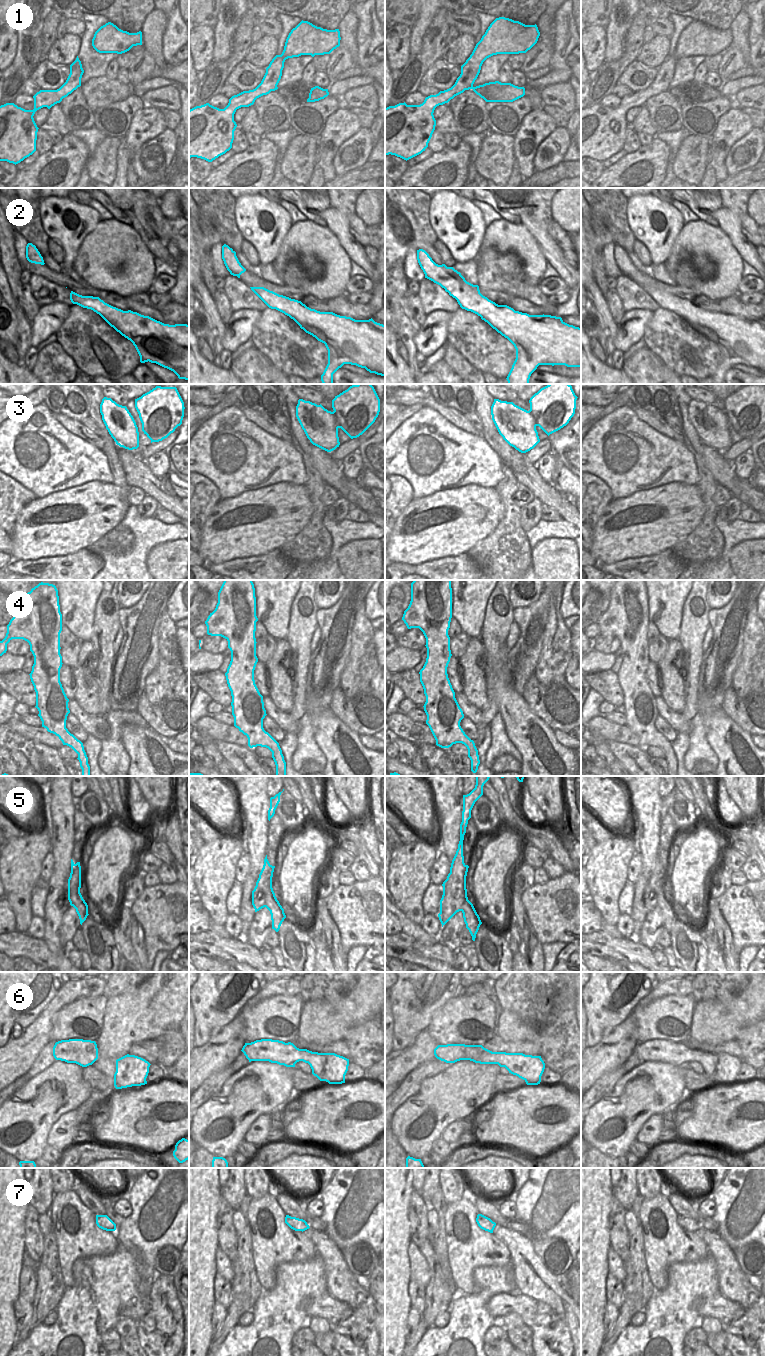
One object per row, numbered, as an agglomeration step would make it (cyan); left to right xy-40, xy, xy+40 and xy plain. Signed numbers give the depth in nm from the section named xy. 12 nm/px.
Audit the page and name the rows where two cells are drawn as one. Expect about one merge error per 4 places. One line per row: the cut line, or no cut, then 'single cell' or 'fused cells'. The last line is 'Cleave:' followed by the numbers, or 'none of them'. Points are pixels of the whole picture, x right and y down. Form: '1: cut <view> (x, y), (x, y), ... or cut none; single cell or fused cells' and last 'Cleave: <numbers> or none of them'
1: cut none; single cell
2: cut none; single cell
3: cut none; single cell
4: cut none; single cell
5: cut xy (271, 876), (263, 888), (265, 906); fused cells
6: cut none; single cell
7: cut none; single cell
Cleave: 5

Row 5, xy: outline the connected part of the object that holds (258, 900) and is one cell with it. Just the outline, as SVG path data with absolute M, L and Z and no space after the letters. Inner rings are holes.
M267 855L264 859L263 868L259 874L259 878L256 882L256 886L252 891L252 905L255 909L255 912L259 911L260 909L266 907L266 899L264 897L264 890L263 888L267 886L267 882L271 881L271 877L273 877L275 866L272 866L268 859Z

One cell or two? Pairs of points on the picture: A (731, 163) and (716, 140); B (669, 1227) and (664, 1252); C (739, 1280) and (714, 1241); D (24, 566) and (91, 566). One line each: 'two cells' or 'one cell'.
A: two cells
B: one cell
C: one cell
D: one cell

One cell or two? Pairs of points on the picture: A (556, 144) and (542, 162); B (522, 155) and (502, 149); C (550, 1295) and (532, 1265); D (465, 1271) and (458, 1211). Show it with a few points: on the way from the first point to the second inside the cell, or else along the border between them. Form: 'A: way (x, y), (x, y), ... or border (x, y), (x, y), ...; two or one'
A: way (553, 149), (552, 155), (547, 159); one
B: border (513, 137), (513, 156), (516, 162); two
C: way (545, 1288), (532, 1275), (532, 1272); one
D: way (464, 1256), (464, 1243), (460, 1239), (460, 1226); one

